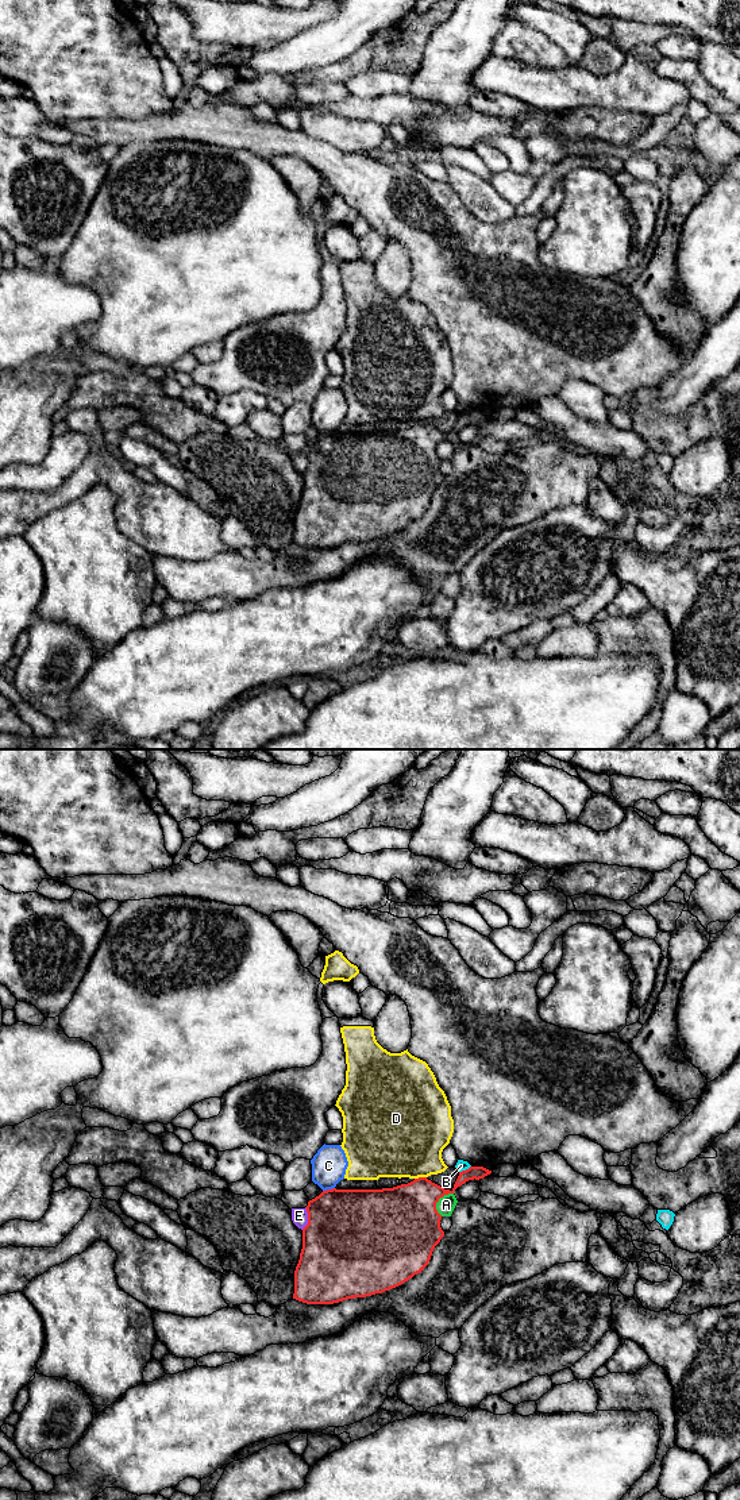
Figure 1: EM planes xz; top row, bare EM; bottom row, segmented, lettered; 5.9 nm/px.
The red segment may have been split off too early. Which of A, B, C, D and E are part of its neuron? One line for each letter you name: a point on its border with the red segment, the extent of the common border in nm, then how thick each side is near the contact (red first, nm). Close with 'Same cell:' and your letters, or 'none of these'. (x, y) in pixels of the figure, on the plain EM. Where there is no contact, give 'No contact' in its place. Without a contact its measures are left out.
Same cell: none of these

